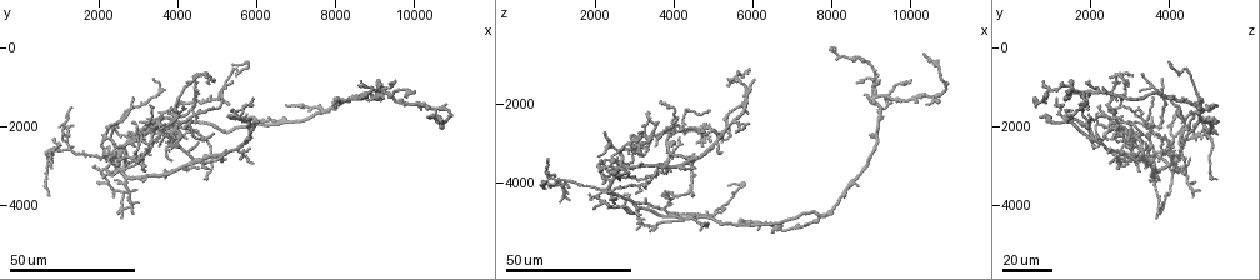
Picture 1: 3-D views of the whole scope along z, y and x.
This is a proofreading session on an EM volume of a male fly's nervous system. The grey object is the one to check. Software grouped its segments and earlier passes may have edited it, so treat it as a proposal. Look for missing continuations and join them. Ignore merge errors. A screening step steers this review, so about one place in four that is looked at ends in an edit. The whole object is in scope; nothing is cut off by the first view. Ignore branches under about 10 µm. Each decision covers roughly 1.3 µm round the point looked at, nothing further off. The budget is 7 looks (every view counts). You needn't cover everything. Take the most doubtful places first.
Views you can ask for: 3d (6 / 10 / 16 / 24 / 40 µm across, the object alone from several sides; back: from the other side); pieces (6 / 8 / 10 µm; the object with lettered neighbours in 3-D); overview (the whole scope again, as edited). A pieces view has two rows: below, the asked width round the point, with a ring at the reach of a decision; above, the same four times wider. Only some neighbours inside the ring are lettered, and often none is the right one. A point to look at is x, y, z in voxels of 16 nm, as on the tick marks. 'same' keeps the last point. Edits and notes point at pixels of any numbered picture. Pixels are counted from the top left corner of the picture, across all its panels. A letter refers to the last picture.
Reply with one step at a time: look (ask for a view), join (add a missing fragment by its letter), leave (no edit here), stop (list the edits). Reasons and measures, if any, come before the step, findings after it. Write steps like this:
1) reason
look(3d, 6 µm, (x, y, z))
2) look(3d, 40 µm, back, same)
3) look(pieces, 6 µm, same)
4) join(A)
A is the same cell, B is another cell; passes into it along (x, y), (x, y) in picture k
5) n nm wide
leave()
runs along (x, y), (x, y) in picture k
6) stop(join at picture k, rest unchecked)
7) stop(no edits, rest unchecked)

an open end
look(3d, 24 µm, (5250, 1400, 4600))

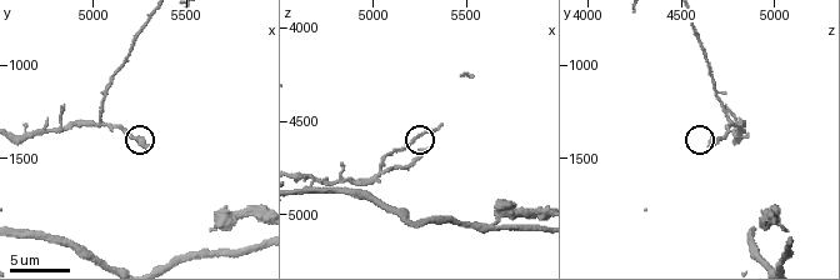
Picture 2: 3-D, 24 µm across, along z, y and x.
look(3d, 10 µm, (5280, 1440, 4660))

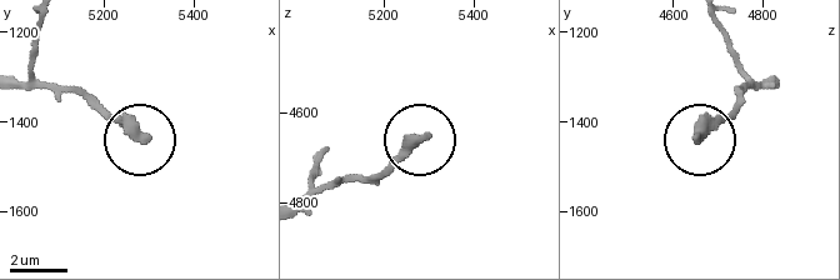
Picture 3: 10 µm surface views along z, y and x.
look(pieces, 8 µm, (5300, 1435, 4660))

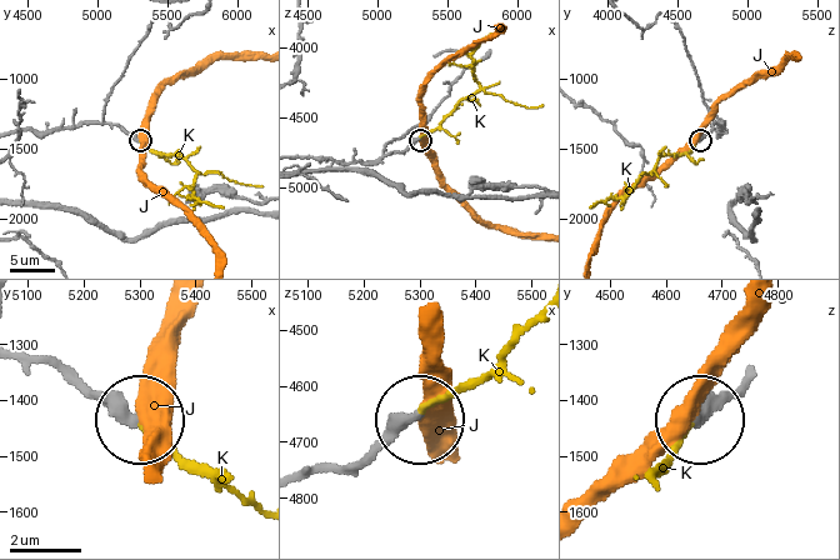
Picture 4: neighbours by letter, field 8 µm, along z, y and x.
join(K)
K is the same cell, J is another cell; passes into it along (115, 125), (181, 156), (199, 175), (190, 198), (219, 206) in picture 4; the neuron continues

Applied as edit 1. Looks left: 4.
end of a long branch
look(3d, 24 µm, (10350, 1700, 750))

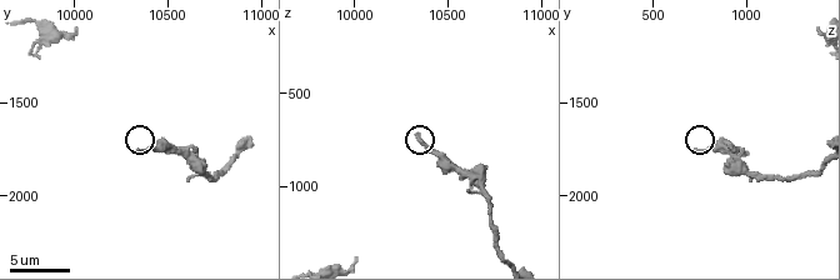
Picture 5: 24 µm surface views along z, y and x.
look(pieces, 8 µm, (10320, 1740, 740))

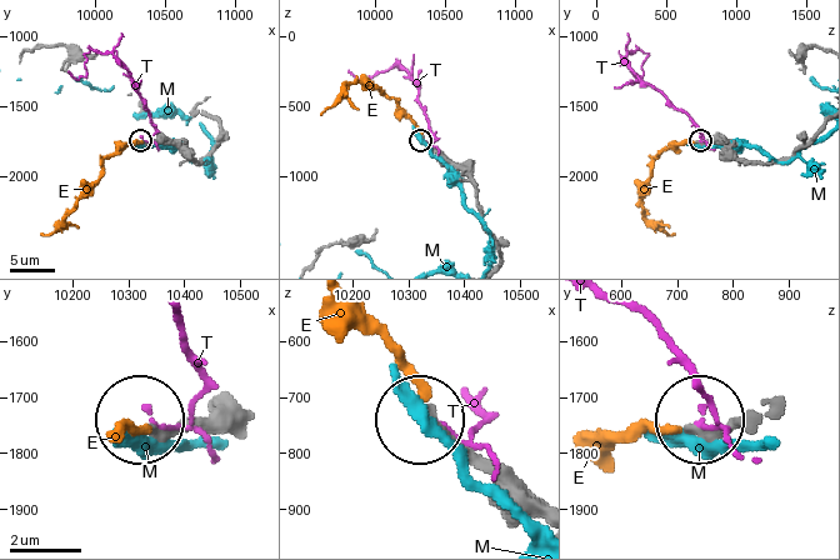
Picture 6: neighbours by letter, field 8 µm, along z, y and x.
join(E)
E is the same cell, M and T are other cells; passes into it along (524, 503), (429, 408), (399, 344), (356, 300) in picture 6; the neuron continues

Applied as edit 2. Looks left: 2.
free end
look(3d, 40 µm, (2400, 3200, 4450))

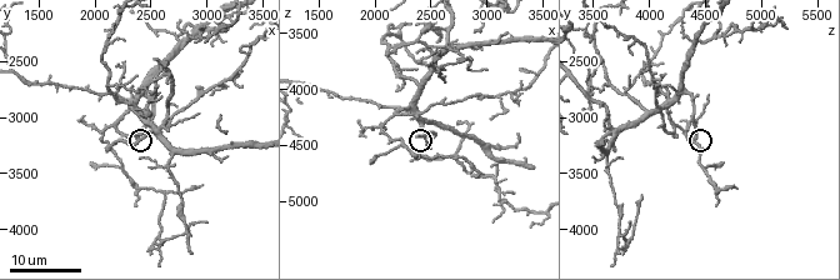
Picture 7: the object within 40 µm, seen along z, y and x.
look(pieces, 6 µm, (2400, 3200, 4420))

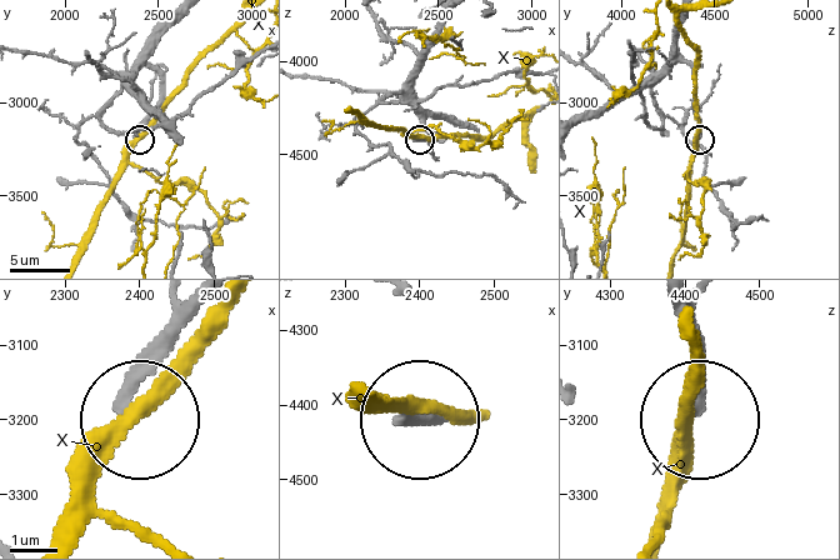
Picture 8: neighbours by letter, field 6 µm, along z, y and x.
leave()
X is another cell; runs along (683, 305), (695, 408) in picture 8; none of them fits

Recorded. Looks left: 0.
stop(join at picture 4, join at picture 6, rest unchecked)

